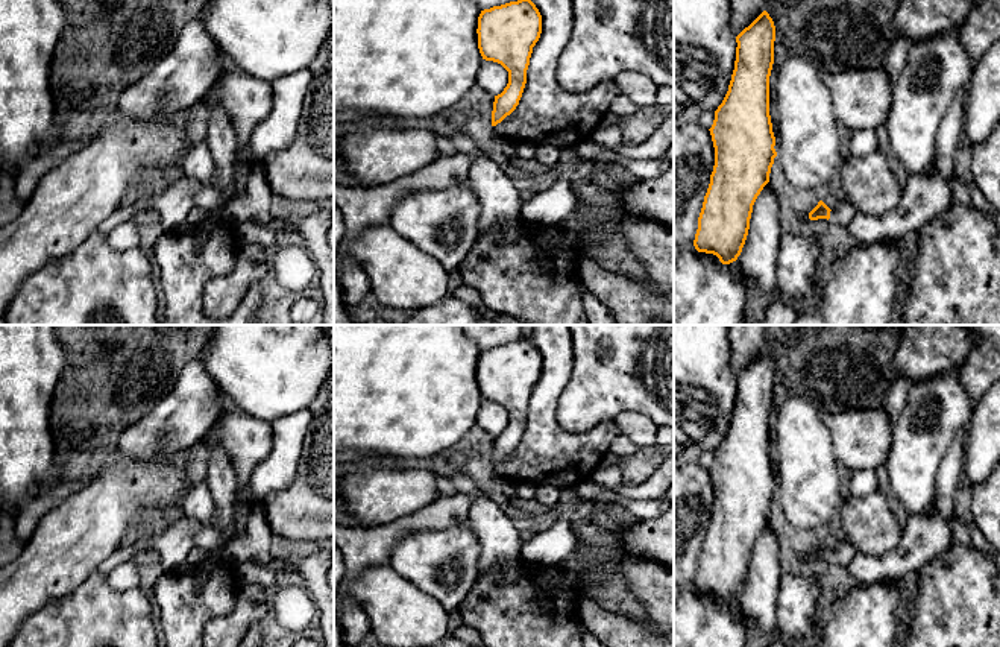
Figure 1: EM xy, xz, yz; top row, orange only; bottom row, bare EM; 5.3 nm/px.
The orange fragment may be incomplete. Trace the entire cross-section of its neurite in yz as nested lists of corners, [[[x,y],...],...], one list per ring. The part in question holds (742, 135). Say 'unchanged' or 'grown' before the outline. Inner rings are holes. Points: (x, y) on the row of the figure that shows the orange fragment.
unchanged | [[[766,11],[736,36],[728,91],[709,129],[715,166],[693,246],[698,252],[716,255],[722,264],[741,255],[753,205],[769,182],[777,156],[769,115],[774,41],[775,26]]]

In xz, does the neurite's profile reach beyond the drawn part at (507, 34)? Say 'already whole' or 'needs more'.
already whole

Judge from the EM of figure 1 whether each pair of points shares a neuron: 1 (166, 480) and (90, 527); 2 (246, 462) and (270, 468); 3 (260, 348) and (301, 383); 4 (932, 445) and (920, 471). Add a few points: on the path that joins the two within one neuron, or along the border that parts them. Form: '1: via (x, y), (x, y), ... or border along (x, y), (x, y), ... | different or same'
1: via (147, 483), (131, 488), (108, 509) | same
2: border along (273, 433), (273, 447), (254, 468), (248, 488) | different
3: via (270, 357), (275, 357), (290, 372) | same
4: via (926, 451), (920, 457), (920, 465) | same

